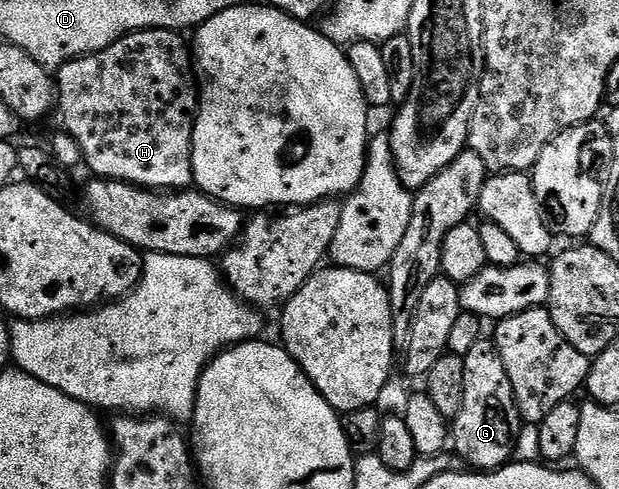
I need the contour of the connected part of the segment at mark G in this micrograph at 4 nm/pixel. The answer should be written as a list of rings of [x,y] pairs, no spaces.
[[[493,339],[478,340],[462,356],[464,362],[464,406],[460,406],[460,414],[452,422],[452,448],[457,459],[463,465],[474,470],[492,472],[495,468],[504,468],[514,460],[514,443],[522,433],[524,423],[518,413],[518,403],[512,390],[512,382],[508,382],[508,370],[504,370],[504,361],[496,350]]]

